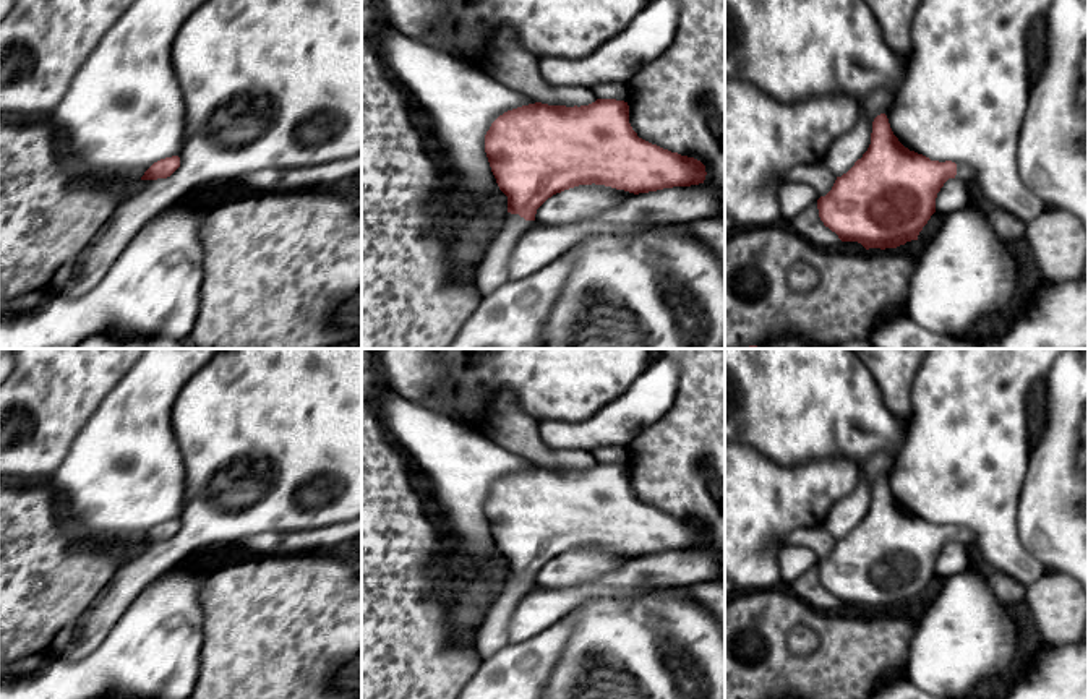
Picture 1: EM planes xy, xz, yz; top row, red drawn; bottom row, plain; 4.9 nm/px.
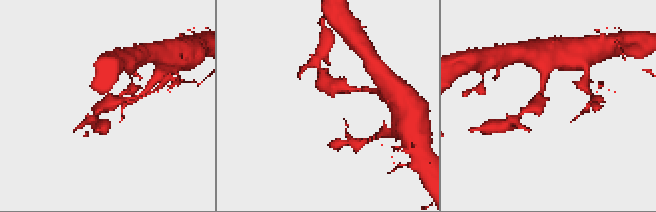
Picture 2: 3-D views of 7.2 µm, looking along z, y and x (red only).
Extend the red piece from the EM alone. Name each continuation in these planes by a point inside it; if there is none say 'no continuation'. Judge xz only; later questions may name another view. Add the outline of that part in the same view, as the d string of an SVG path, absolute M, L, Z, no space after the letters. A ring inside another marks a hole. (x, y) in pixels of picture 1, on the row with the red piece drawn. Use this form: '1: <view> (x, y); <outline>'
1: xz (490, 270); M508 212L504 219L486 235L469 271L482 297L493 294L509 281L509 256L519 237L535 225L519 214Z

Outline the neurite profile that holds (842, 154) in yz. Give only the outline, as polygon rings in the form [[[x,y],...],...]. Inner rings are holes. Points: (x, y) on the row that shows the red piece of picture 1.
[[[866,99],[858,101],[859,117],[856,125],[848,133],[838,136],[824,157],[827,169],[835,177],[846,174],[871,144],[872,123],[867,120],[864,104]]]

